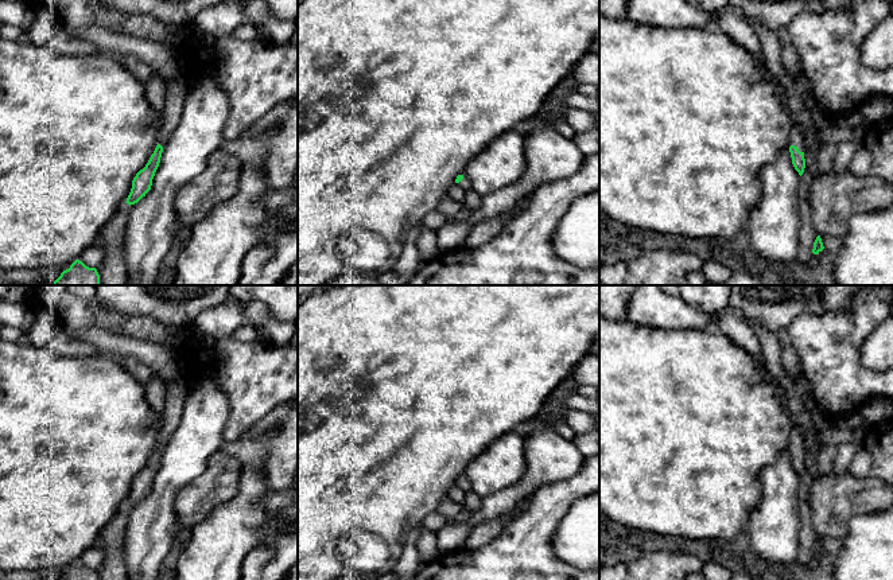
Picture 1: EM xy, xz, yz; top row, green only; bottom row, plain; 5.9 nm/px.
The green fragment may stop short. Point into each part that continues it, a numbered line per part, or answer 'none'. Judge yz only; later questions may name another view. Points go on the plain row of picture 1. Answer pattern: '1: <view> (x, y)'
1: yz (796, 439)

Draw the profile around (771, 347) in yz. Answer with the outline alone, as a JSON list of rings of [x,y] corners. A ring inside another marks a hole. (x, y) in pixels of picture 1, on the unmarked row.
[[[750,320],[748,323],[756,331],[756,335],[760,340],[766,367],[784,390],[789,416],[795,424],[799,424],[804,428],[805,470],[811,474],[812,479],[816,479],[819,476],[819,467],[816,460],[819,448],[815,443],[816,429],[796,389],[796,381],[788,377],[781,366],[783,346],[779,342],[777,332],[769,331],[760,320]]]

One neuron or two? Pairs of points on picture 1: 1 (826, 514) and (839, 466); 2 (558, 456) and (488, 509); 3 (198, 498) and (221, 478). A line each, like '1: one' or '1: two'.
1: two
2: one
3: one

